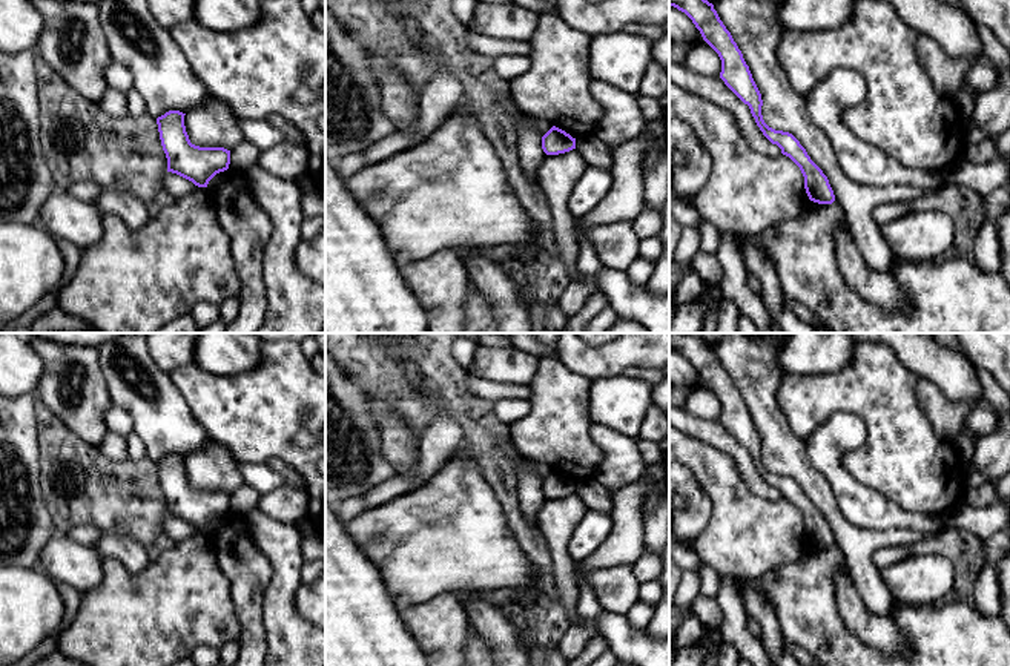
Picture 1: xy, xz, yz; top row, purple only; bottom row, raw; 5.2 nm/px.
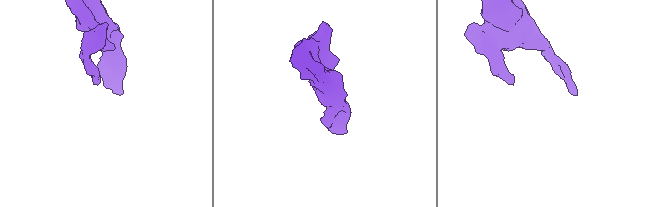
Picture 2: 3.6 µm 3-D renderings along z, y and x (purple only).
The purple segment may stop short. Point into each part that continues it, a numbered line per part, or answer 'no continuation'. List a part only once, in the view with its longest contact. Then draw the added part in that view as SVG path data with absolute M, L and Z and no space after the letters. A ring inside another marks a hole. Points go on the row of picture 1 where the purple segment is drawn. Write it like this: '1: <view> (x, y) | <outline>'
no continuation

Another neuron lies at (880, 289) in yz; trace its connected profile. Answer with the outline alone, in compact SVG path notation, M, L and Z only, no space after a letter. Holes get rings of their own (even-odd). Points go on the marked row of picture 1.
M835 232L838 270L847 285L864 301L886 312L912 310L910 299L901 292L890 273L869 270L849 232Z

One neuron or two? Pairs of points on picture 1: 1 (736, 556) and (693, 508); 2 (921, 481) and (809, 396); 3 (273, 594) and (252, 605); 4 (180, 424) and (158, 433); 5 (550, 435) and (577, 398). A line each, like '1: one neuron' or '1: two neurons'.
1: two neurons
2: one neuron
3: two neurons
4: one neuron
5: one neuron

